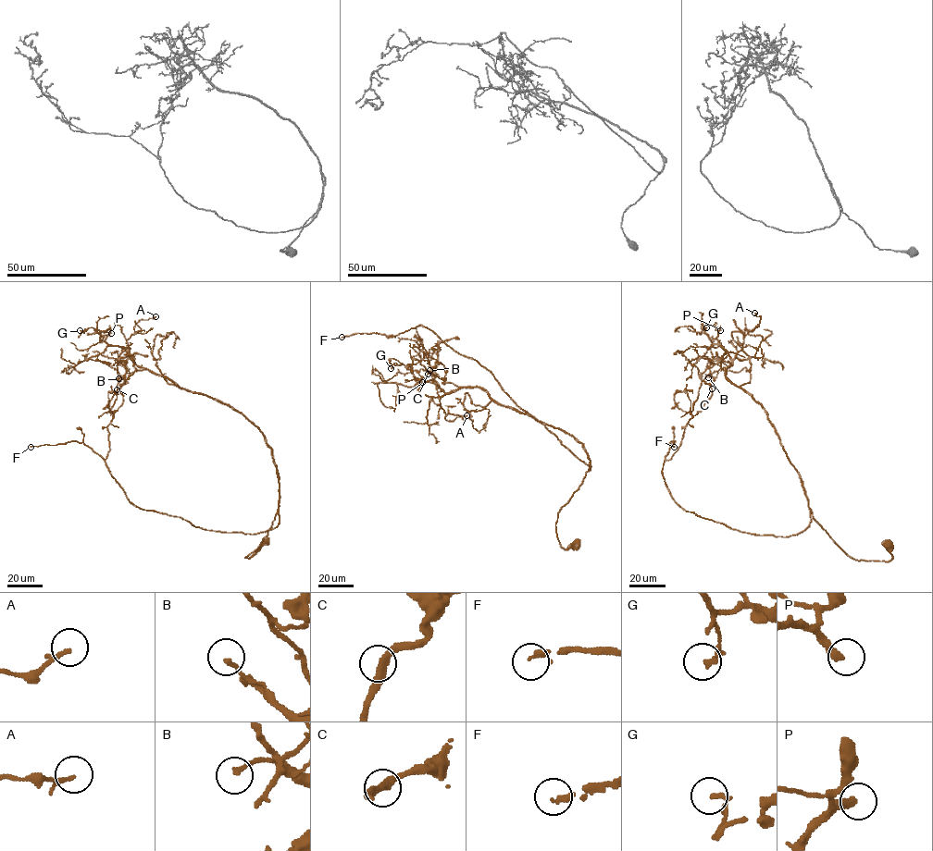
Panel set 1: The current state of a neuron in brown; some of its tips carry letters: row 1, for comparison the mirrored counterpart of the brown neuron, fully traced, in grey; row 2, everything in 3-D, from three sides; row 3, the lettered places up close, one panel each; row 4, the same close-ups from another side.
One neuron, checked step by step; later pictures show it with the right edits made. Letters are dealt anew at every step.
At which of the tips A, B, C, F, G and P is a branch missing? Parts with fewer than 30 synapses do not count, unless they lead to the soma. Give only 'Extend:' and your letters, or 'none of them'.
Extend: F, P

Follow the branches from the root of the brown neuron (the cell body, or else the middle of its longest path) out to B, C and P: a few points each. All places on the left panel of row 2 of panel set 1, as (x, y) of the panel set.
B: (264, 541), (244, 558), (278, 508), (265, 435), (228, 405), (137, 366), (123, 346), (126, 383), (118, 378)
C: (264, 541), (244, 558), (278, 508), (265, 435), (228, 405), (137, 366), (123, 346), (117, 389)
P: (264, 541), (244, 558), (278, 508), (265, 435), (228, 405), (137, 366), (105, 341), (111, 333)

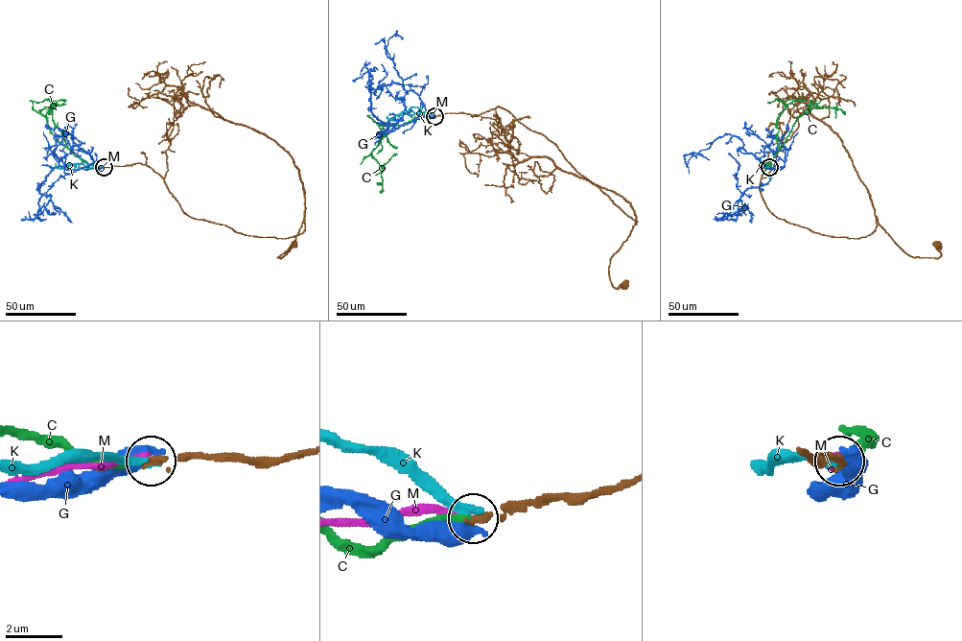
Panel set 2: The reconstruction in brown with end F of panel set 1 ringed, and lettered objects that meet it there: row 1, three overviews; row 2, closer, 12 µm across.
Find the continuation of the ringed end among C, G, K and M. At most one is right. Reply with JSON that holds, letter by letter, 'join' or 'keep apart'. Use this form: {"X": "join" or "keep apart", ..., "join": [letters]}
{"C": "join", "G": "keep apart", "K": "keep apart", "M": "keep apart", "join": ["C"]}

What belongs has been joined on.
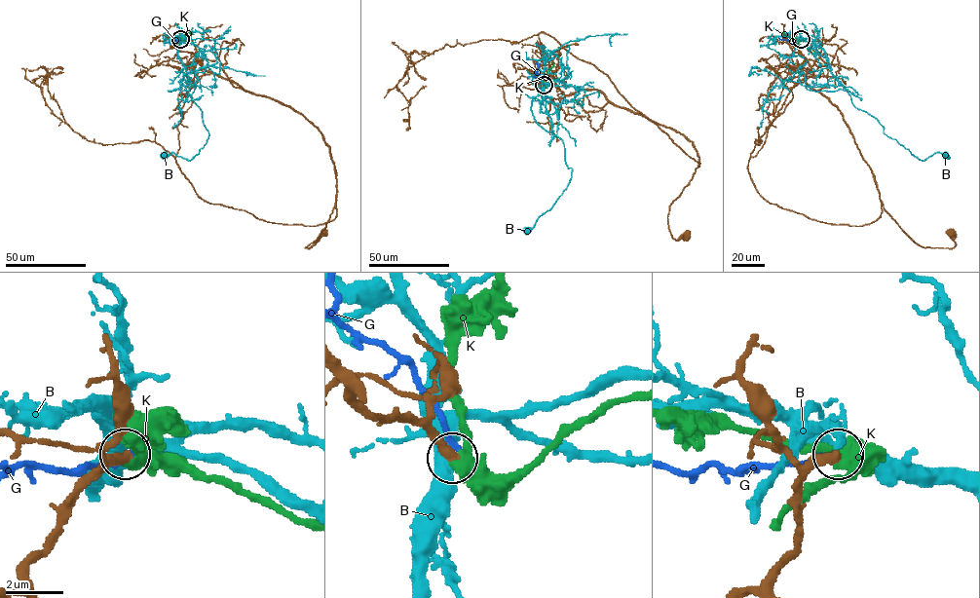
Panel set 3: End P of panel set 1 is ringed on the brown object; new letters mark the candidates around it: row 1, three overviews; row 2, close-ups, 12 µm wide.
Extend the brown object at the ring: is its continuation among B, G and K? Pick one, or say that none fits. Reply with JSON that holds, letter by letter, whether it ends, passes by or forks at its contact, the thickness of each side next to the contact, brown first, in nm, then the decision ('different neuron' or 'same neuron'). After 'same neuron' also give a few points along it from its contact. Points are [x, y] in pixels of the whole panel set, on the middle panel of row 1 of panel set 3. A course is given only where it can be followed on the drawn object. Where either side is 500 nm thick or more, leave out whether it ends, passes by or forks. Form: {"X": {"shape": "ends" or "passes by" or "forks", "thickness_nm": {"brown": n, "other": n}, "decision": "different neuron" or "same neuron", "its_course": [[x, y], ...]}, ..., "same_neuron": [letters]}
{"B": {"thickness_nm": {"brown": 420, "other": 500}, "decision": "different neuron"}, "G": {"shape": "ends", "thickness_nm": {"brown": 420, "other": 240}, "decision": "different neuron"}, "K": {"shape": "forks", "thickness_nm": {"brown": 380, "other": 360}, "decision": "different neuron"}, "same_neuron": []}

